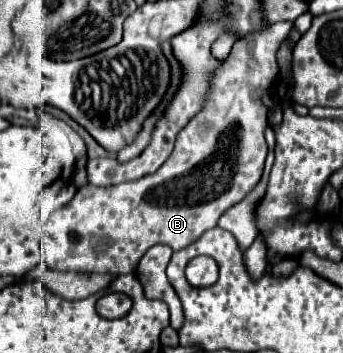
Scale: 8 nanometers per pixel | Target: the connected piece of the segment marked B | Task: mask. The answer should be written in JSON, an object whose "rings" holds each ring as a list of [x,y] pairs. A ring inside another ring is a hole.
{"rings":[[[279,21],[273,23],[269,29],[265,29],[263,33],[253,33],[251,37],[239,39],[233,45],[233,51],[229,55],[229,59],[225,61],[225,65],[219,69],[219,73],[215,73],[213,81],[211,81],[211,101],[207,101],[207,109],[201,109],[179,133],[177,133],[177,141],[175,141],[175,151],[171,153],[171,157],[153,173],[147,177],[141,177],[137,181],[131,183],[121,183],[121,185],[113,185],[113,187],[93,187],[93,185],[85,185],[77,191],[77,195],[63,205],[61,209],[57,209],[51,219],[45,223],[43,229],[43,239],[41,239],[41,249],[45,253],[45,265],[53,271],[75,271],[75,273],[107,273],[107,275],[127,275],[127,273],[135,273],[139,259],[145,255],[145,251],[153,245],[169,245],[173,251],[185,249],[189,247],[193,241],[197,241],[207,229],[213,229],[219,221],[219,217],[233,205],[237,205],[239,201],[245,199],[245,195],[249,191],[255,189],[255,185],[259,183],[261,175],[263,175],[263,165],[265,165],[265,157],[267,157],[267,143],[263,137],[263,131],[269,127],[267,123],[267,107],[261,103],[261,95],[267,91],[267,87],[271,87],[275,83],[277,77],[277,61],[275,61],[275,49],[279,45],[273,45],[273,41],[281,41],[283,37],[289,35],[293,27],[293,21]]]}

